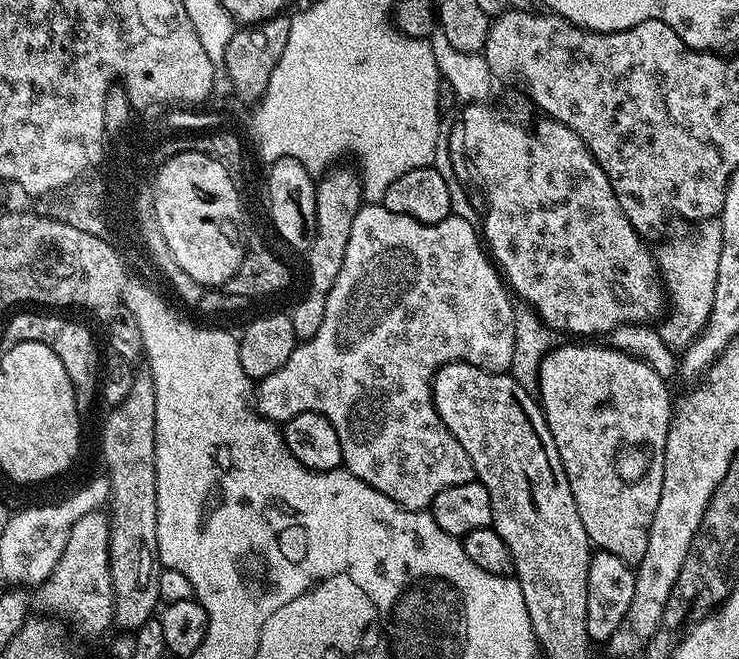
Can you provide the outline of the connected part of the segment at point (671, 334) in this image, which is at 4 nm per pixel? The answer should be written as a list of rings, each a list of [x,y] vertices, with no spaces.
[[[715,219],[699,221],[695,227],[688,222],[679,226],[681,228],[674,229],[672,237],[654,252],[656,267],[660,269],[660,279],[664,281],[666,300],[670,305],[670,314],[659,321],[658,331],[662,342],[666,342],[666,346],[670,346],[677,354],[683,353],[700,337],[701,330],[710,318],[710,310],[714,306],[714,286],[718,282],[718,258],[722,254],[722,230]]]

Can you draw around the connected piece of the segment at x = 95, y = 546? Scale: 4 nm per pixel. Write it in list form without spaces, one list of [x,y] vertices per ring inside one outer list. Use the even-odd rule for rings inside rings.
[[[97,510],[90,514],[82,514],[82,518],[78,518],[78,522],[74,522],[74,526],[70,530],[70,538],[66,542],[66,550],[62,550],[62,558],[58,558],[58,564],[54,566],[54,570],[50,574],[50,578],[46,578],[43,584],[39,585],[38,592],[40,592],[40,600],[38,596],[38,604],[45,608],[45,613],[56,614],[52,612],[61,612],[64,616],[72,616],[72,624],[81,632],[84,636],[100,636],[109,627],[113,627],[116,618],[116,607],[114,606],[114,586],[112,585],[112,579],[110,578],[110,532],[112,525],[110,523],[110,516],[107,511]]]

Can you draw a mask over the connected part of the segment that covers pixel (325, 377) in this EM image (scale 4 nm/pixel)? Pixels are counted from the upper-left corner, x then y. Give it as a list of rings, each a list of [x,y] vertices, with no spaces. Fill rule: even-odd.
[[[382,202],[365,203],[354,218],[354,227],[350,230],[350,242],[346,242],[342,270],[338,270],[338,278],[326,298],[326,318],[322,318],[322,326],[318,326],[318,334],[314,334],[314,338],[297,343],[296,349],[290,354],[290,358],[286,358],[284,365],[255,385],[254,407],[261,416],[273,422],[287,422],[292,416],[303,412],[322,414],[332,423],[334,430],[338,430],[338,442],[342,442],[343,467],[347,471],[353,472],[355,476],[362,478],[362,482],[374,486],[374,490],[386,494],[386,498],[398,502],[404,508],[427,509],[432,500],[438,494],[442,494],[442,490],[450,486],[462,486],[476,479],[470,454],[462,450],[458,438],[454,438],[454,434],[446,430],[442,418],[436,413],[432,401],[432,379],[444,364],[476,364],[487,372],[507,373],[511,369],[516,321],[516,308],[511,299],[513,300],[513,297],[491,255],[486,251],[481,233],[473,221],[463,220],[461,216],[453,214],[437,224],[423,224],[406,214],[394,214],[394,210],[390,210]]]

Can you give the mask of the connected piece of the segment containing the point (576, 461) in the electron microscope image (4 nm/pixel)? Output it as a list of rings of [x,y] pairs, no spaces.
[[[568,342],[572,344],[557,345],[544,356],[539,366],[537,380],[538,399],[550,426],[551,437],[562,458],[563,469],[566,470],[570,490],[574,495],[575,505],[578,506],[578,516],[586,528],[587,536],[593,545],[601,551],[612,553],[622,558],[630,565],[637,565],[646,554],[649,542],[650,526],[653,524],[654,514],[657,513],[658,500],[661,498],[662,479],[665,474],[666,438],[669,437],[669,426],[672,424],[674,398],[670,396],[669,384],[665,377],[653,370],[644,360],[628,355],[624,351],[612,347],[610,344],[600,345],[600,342]]]

